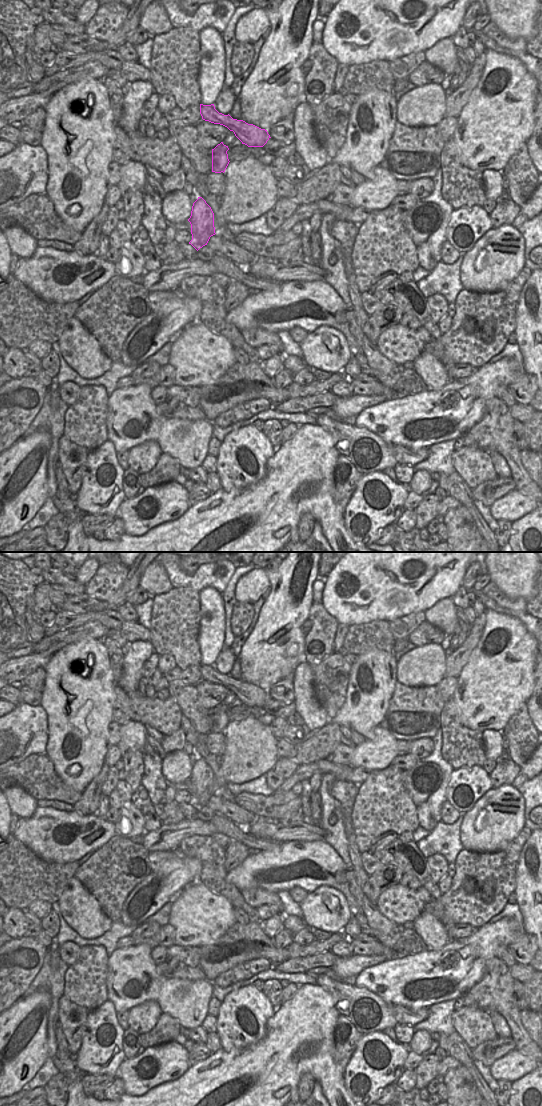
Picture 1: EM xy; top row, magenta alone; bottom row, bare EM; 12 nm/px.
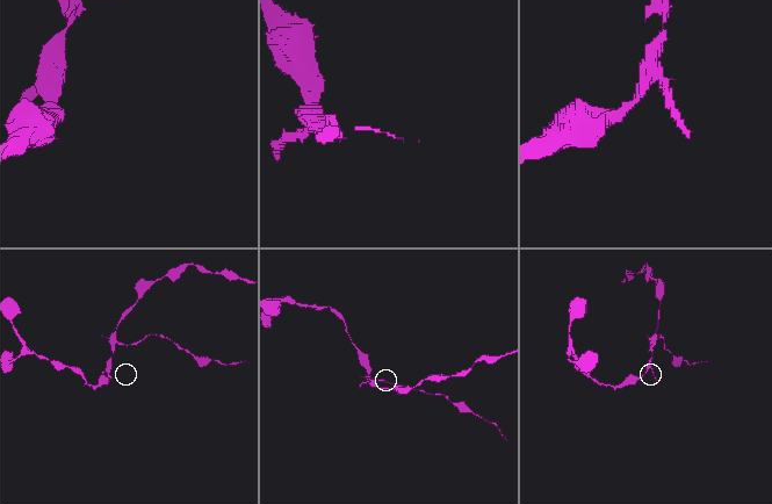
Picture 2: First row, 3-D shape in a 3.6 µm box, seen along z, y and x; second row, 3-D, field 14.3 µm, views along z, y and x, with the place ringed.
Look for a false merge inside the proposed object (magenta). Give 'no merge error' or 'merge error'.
merge error

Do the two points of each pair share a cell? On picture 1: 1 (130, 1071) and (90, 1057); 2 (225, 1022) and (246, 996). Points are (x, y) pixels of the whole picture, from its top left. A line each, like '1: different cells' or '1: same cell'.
1: different cells
2: same cell

